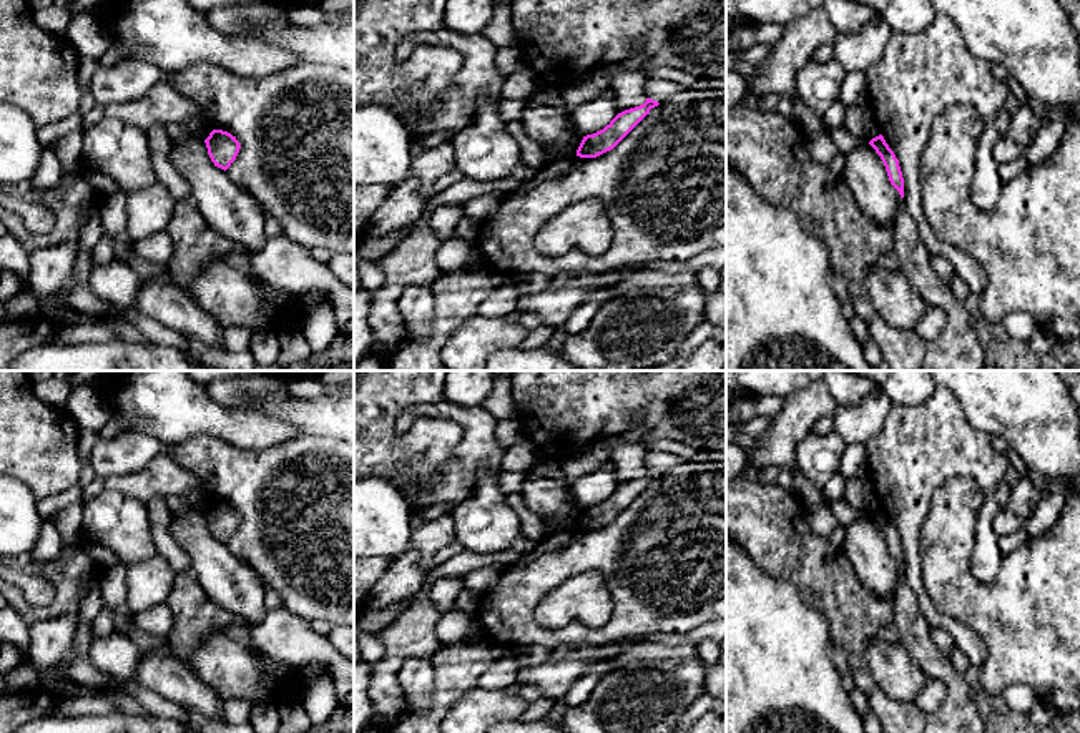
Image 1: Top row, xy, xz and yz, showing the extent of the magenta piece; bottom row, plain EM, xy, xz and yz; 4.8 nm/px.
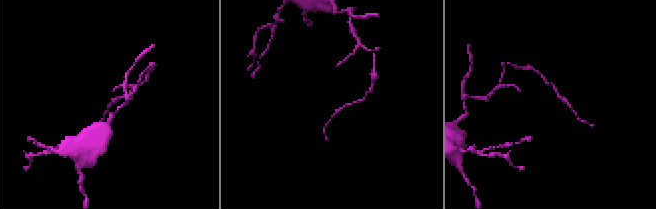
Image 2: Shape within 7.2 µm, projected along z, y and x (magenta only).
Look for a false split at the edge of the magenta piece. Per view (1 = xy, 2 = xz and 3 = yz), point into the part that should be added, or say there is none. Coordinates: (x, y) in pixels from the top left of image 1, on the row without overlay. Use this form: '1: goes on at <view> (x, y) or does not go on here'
1: does not go on here
2: does not go on here
3: does not go on here

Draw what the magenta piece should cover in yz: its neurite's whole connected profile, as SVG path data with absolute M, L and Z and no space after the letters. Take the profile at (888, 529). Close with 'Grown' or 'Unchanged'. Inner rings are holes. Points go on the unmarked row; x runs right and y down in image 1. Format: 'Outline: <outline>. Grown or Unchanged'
Outline: M882 507L872 510L869 517L881 529L891 557L899 563L901 570L904 570L904 550L899 539L899 532L896 530L894 524L889 520Z. Unchanged

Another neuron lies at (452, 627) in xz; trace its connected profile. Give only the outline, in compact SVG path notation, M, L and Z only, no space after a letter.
M450 610L440 615L435 625L435 637L440 645L462 643L474 627L474 612Z

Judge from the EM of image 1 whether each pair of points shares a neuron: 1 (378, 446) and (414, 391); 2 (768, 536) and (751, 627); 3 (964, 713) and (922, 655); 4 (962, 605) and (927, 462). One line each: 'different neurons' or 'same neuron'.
1: same neuron
2: different neurons
3: same neuron
4: different neurons

